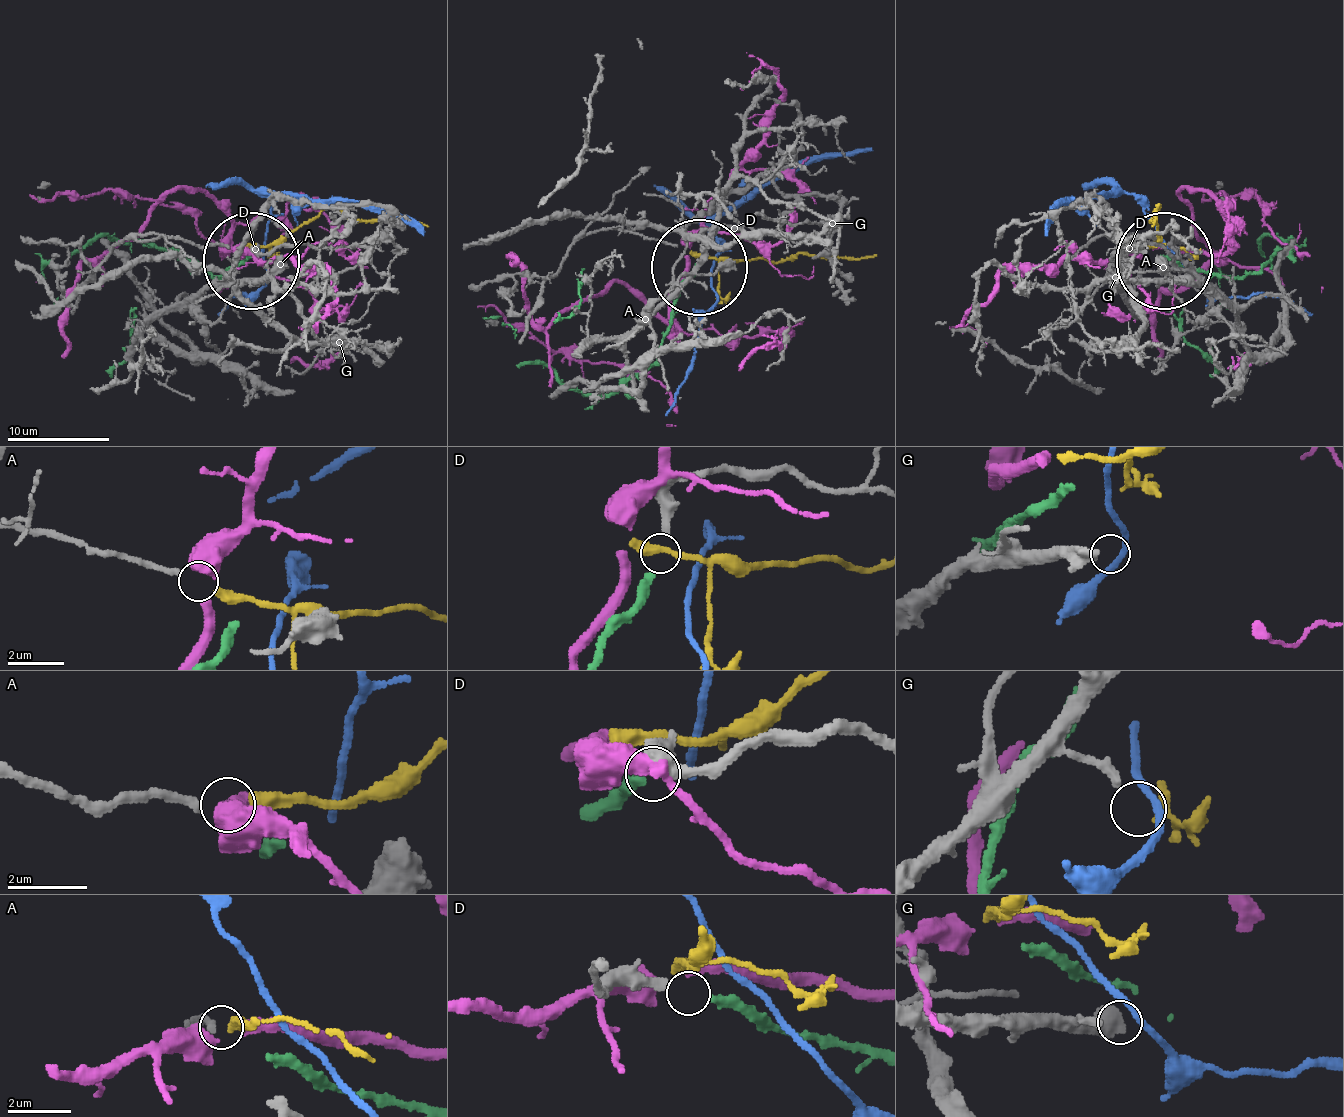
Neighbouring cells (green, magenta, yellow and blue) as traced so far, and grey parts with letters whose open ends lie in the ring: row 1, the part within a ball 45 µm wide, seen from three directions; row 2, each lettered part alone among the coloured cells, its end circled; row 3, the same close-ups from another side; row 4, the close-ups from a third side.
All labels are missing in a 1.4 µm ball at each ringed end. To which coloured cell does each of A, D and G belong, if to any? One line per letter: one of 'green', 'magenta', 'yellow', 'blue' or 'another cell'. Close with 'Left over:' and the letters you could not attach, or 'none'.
A: yellow
D: green
G: another cell
Left over: G

